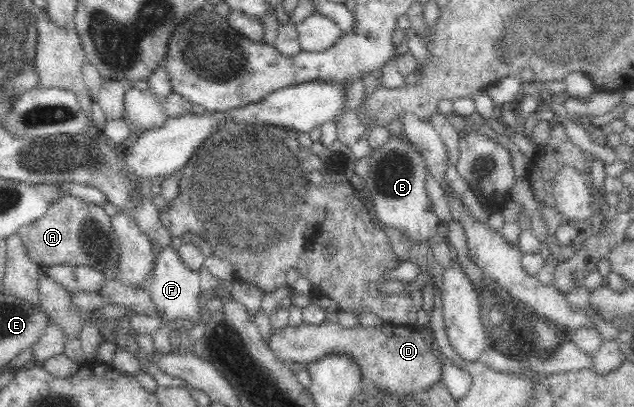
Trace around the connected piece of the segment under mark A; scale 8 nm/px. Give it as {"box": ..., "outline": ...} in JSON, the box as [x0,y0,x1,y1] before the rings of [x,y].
{"box":[17,194,120,272],"outline":[[[64,194],[47,206],[47,210],[41,218],[21,227],[17,233],[27,249],[29,258],[32,258],[39,265],[89,266],[99,272],[105,272],[105,270],[117,268],[119,264],[120,239],[113,232],[110,216],[105,213],[103,206],[85,202],[81,198]]]}

